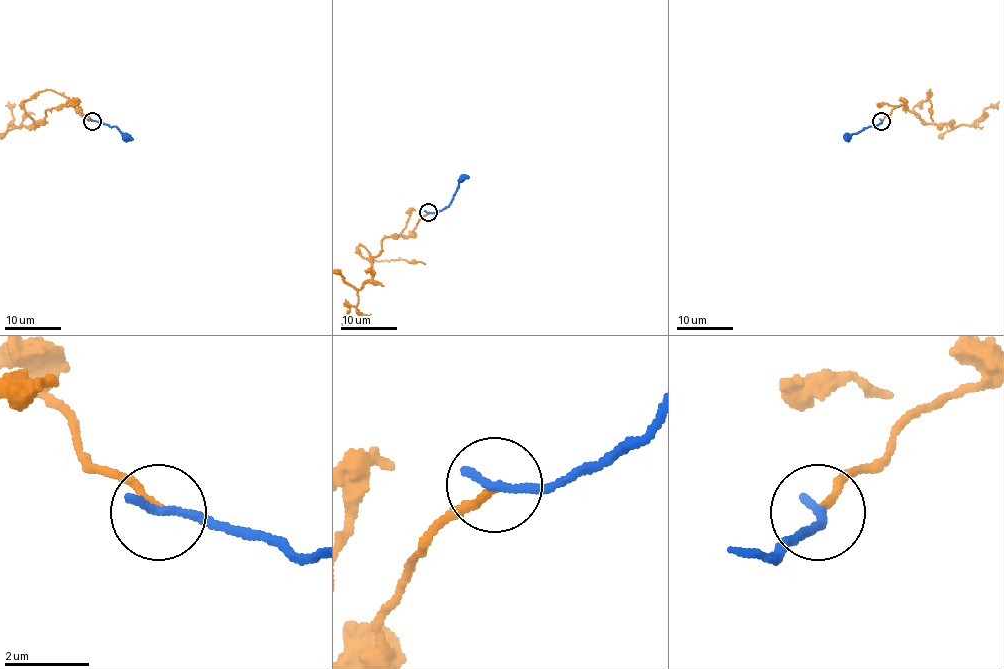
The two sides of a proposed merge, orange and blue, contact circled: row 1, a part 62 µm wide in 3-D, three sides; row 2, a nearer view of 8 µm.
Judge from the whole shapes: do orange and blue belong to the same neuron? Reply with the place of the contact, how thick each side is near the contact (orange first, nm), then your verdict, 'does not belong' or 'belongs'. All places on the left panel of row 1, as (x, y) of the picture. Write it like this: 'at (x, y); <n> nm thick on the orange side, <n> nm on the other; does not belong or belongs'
at (92, 121); 170 nm thick on the orange side, 260 nm on the other; does not belong

